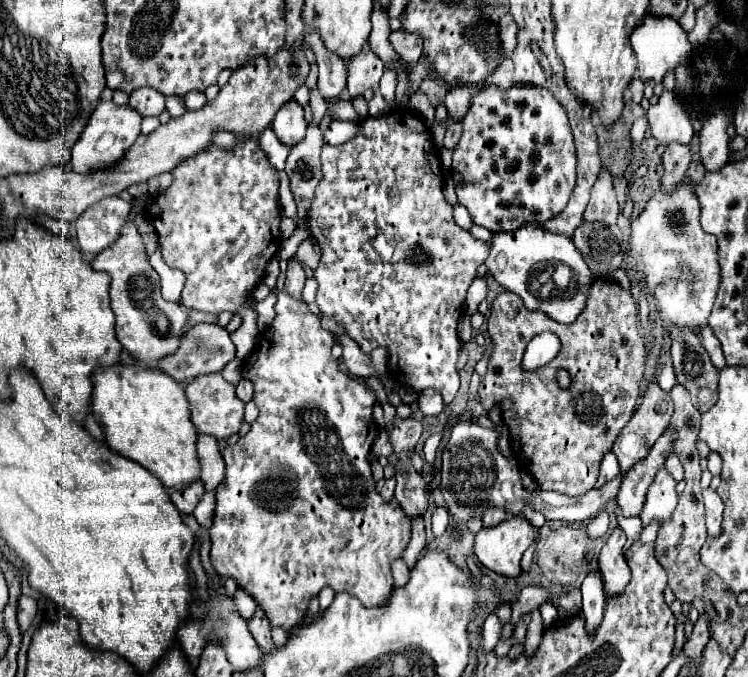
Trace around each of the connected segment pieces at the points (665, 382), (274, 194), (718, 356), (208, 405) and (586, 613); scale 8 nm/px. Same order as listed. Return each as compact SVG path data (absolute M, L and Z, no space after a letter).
M662 364L660 370L658 370L658 386L664 390L664 392L670 392L670 388L676 384L676 376L674 376L674 370L672 370L672 364Z
M238 138L228 150L210 144L206 152L178 164L172 172L174 182L164 192L152 196L144 208L144 218L156 228L162 258L170 268L186 274L182 290L182 306L202 310L218 316L220 312L236 314L246 300L252 298L254 288L262 282L266 264L280 248L280 176L270 164L258 138Z
M702 326L702 328L700 328L700 336L702 336L702 342L704 342L706 352L708 352L710 358L712 358L712 364L714 364L718 370L722 370L722 368L726 366L726 362L724 362L722 348L720 348L720 344L718 344L718 338L714 336L714 332L710 332L708 326Z
M206 374L190 380L186 384L186 398L190 402L192 422L202 434L210 434L216 440L226 440L230 434L236 434L240 430L240 424L244 420L244 404L236 398L234 386L228 384L222 374Z
M590 572L582 584L582 616L584 616L584 624L586 624L586 632L590 632L590 636L594 636L594 632L598 632L598 624L602 622L604 616L604 588L602 588L602 576L600 572Z

